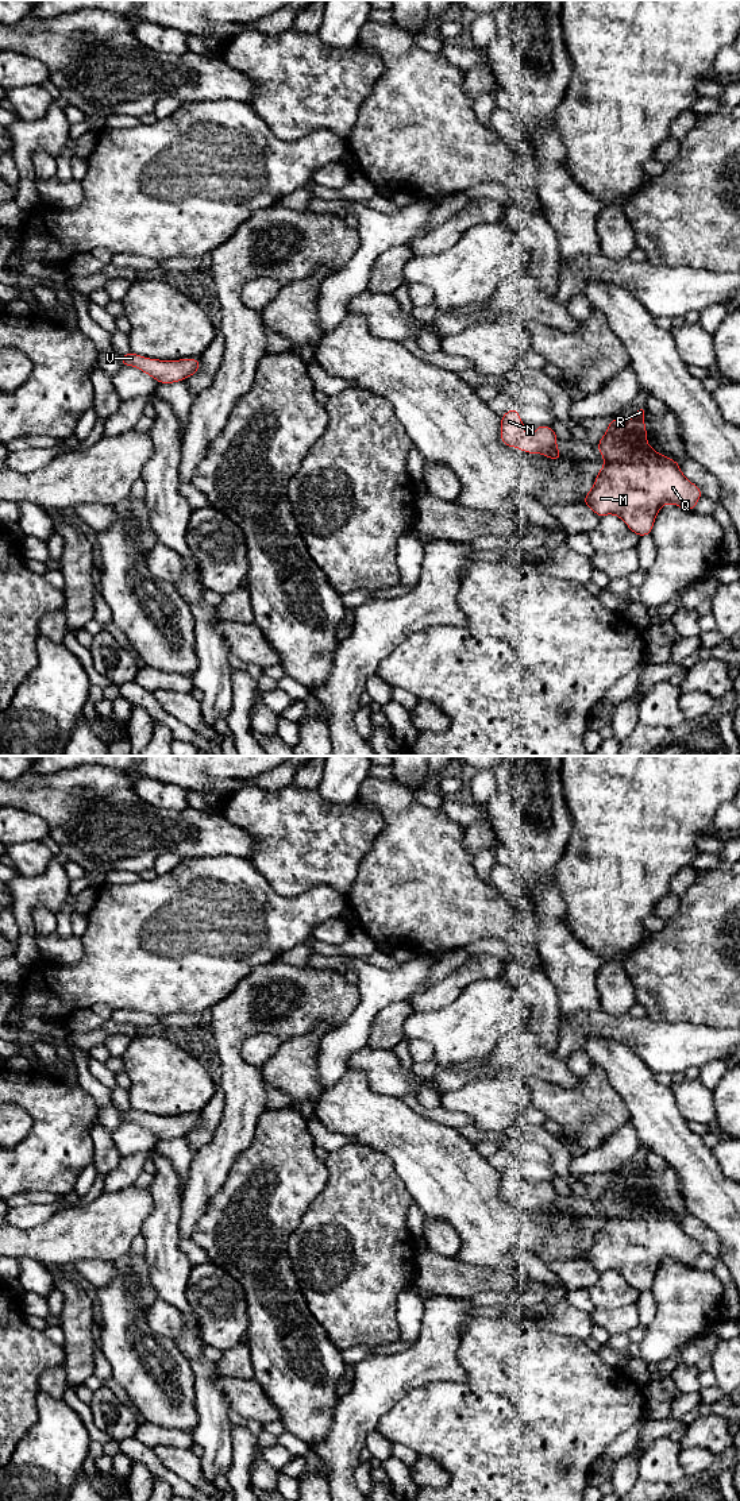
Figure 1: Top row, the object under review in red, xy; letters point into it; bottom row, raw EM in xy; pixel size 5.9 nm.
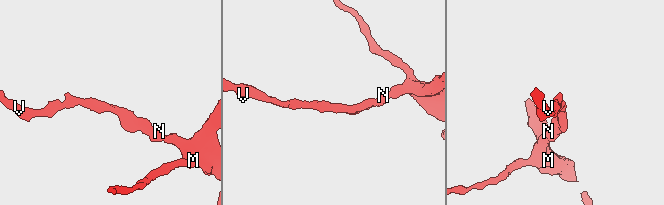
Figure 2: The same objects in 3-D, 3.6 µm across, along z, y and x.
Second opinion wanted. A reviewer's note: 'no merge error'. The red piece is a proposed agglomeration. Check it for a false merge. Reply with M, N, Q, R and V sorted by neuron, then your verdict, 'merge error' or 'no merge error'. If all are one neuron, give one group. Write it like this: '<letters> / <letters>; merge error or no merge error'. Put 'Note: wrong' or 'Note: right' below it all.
M N Q R V; no merge error
Note: right

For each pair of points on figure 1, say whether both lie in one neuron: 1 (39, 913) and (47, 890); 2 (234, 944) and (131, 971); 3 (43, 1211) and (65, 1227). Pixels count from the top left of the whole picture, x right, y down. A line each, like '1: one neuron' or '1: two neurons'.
1: two neurons
2: one neuron
3: two neurons

